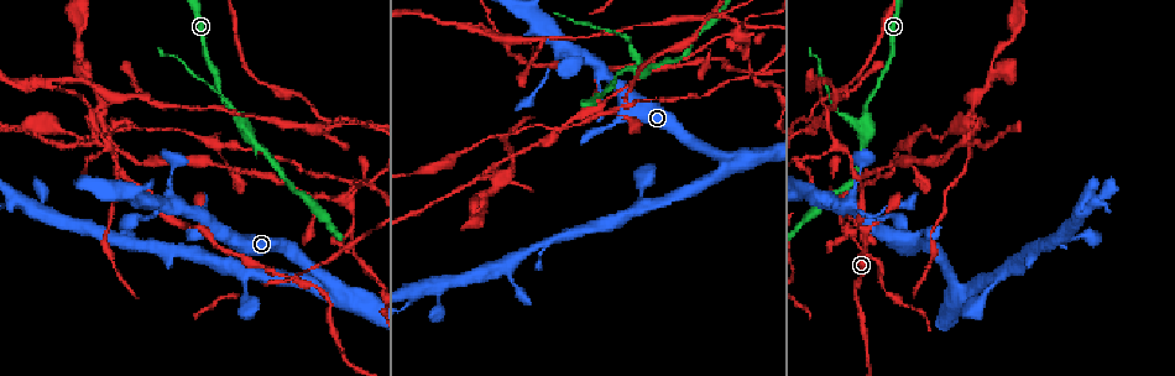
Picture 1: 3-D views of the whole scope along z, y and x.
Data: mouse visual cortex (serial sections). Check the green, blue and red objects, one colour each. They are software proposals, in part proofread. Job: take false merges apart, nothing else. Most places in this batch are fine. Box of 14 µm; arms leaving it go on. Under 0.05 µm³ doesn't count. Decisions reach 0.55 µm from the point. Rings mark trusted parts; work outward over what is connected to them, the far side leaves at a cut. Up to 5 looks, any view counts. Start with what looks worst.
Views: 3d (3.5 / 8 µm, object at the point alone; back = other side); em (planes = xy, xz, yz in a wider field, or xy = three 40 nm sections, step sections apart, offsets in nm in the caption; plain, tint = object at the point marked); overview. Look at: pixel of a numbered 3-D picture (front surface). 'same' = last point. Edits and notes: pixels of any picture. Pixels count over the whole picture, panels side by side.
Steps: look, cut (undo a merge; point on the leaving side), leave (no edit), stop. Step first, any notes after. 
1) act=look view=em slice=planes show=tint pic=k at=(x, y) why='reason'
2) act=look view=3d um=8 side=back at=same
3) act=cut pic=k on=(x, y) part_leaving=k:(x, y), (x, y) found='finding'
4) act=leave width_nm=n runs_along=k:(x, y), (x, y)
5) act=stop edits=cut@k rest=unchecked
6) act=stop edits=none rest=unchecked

act=look view=3d um=3.5 pic=1 at=(108, 147)

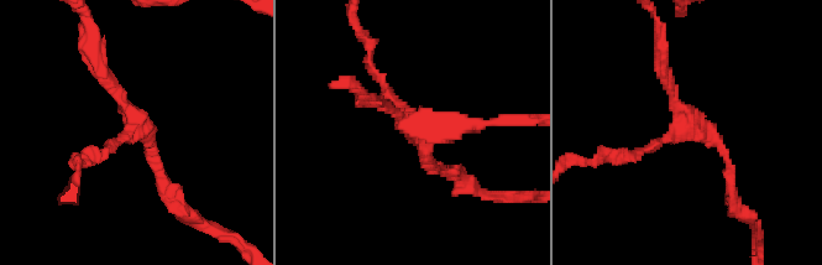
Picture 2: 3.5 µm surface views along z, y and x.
act=look view=em slice=xy step=2 show=tint pic=2 at=(137, 121) arms=3 arm_widths_nm=150,150,200

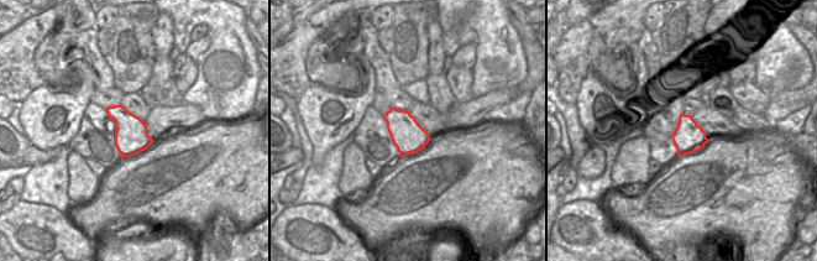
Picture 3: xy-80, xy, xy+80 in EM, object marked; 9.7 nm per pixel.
act=leave runs_along=2:(731, 178), (724, 152), (686, 121), (661, 57) found='one cell here'

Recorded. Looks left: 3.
act=look view=3d um=8 pic=1 at=(869, 124) why='three-way junction'

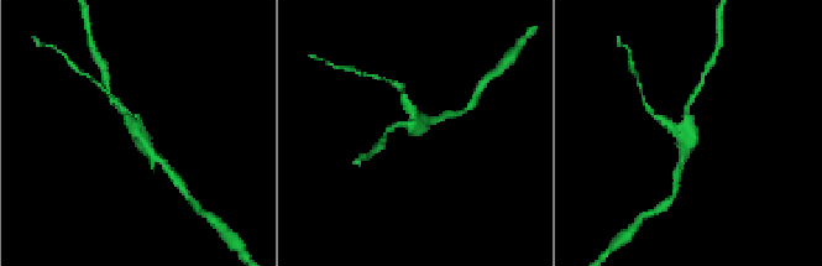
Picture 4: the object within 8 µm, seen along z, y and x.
act=look view=3d um=3.5 pic=4 at=(136, 126)

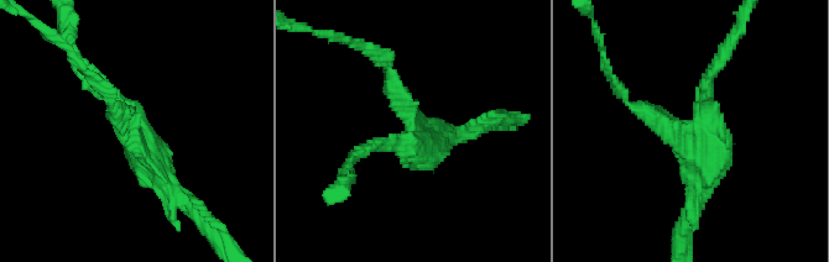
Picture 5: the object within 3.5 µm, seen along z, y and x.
act=cut pic=5 on=(657, 129) part_leaving=5:(697, 130), (630, 108), (614, 77) found='a second cell is stuck on'

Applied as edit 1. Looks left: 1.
act=stop edits=cut@5 rest=unchecked

